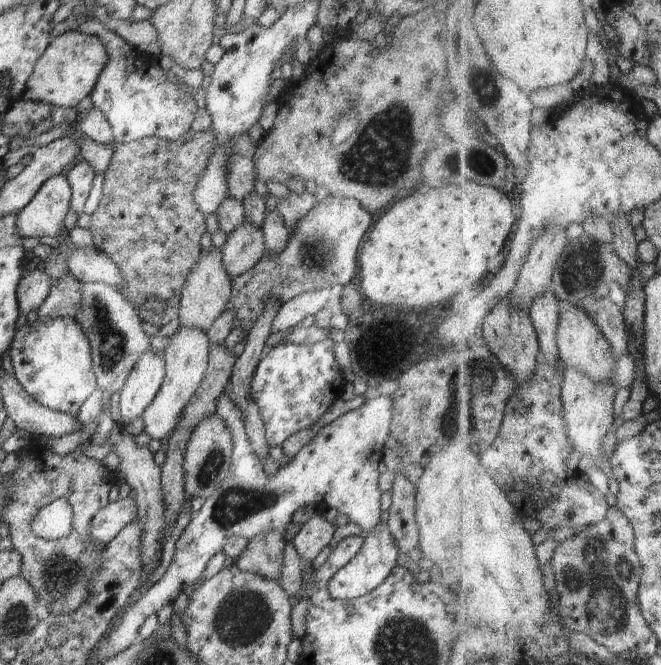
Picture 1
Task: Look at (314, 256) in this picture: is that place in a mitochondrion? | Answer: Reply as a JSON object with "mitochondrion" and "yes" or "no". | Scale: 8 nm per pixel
{"mitochondrion":"yes"}

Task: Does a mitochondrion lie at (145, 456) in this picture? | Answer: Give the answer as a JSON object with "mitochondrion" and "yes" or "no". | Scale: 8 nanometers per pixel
{"mitochondrion":"no"}

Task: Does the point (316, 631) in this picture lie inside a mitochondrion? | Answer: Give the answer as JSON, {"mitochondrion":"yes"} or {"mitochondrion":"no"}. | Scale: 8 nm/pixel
{"mitochondrion":"no"}

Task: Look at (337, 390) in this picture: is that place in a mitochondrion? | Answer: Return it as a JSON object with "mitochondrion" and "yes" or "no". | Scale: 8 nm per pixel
{"mitochondrion":"no"}

